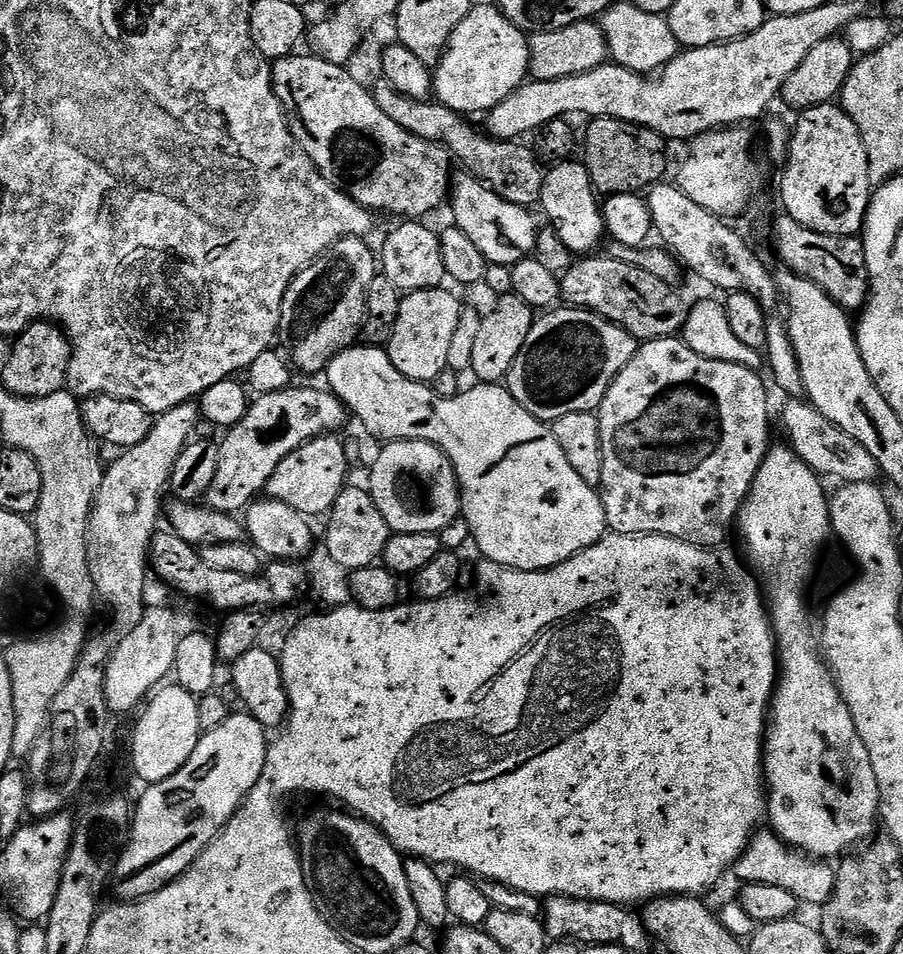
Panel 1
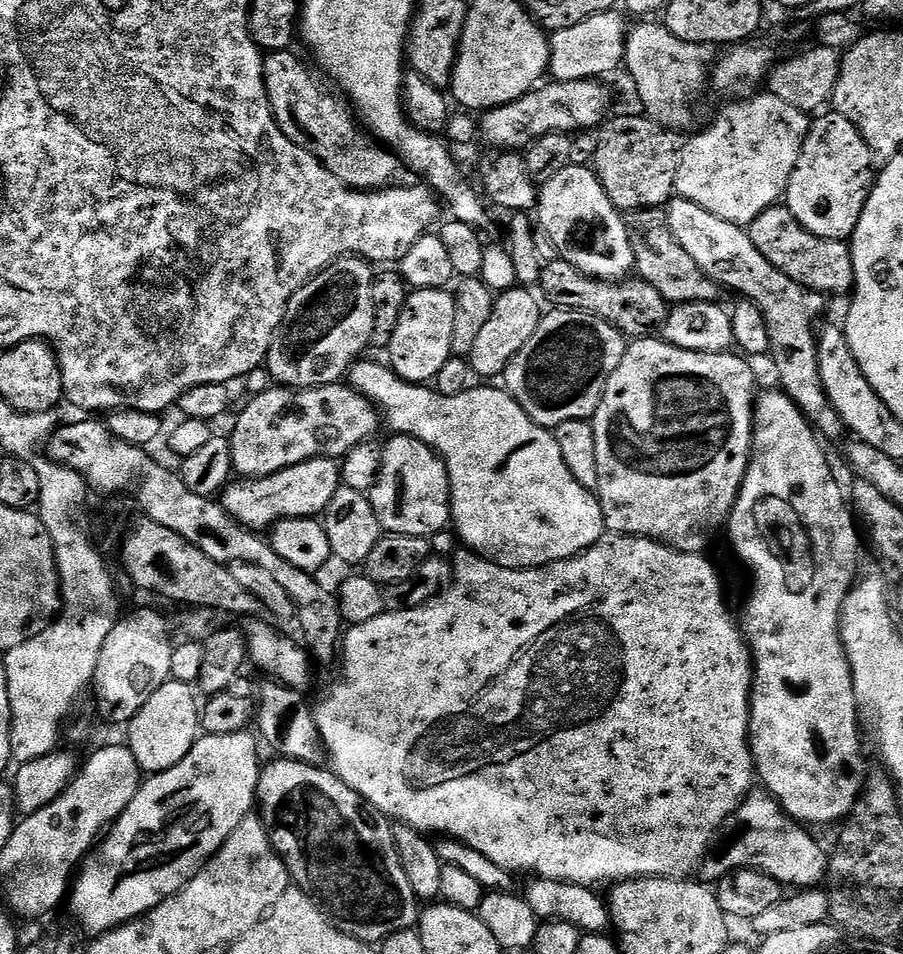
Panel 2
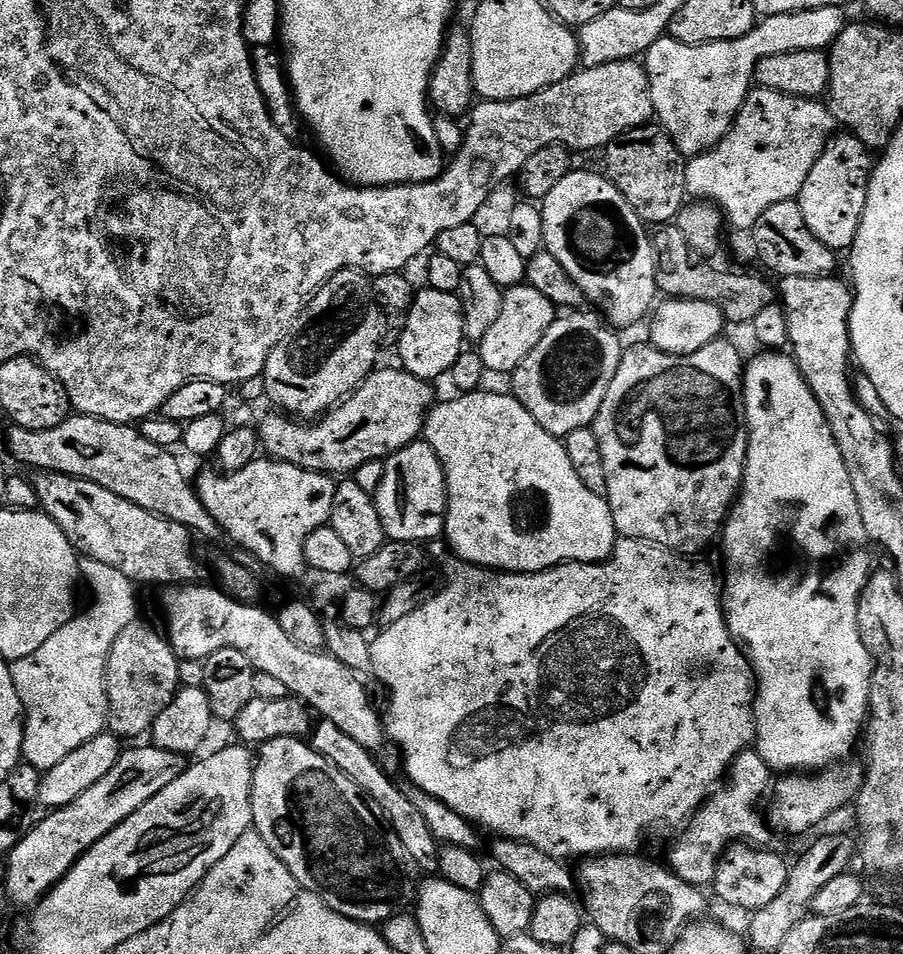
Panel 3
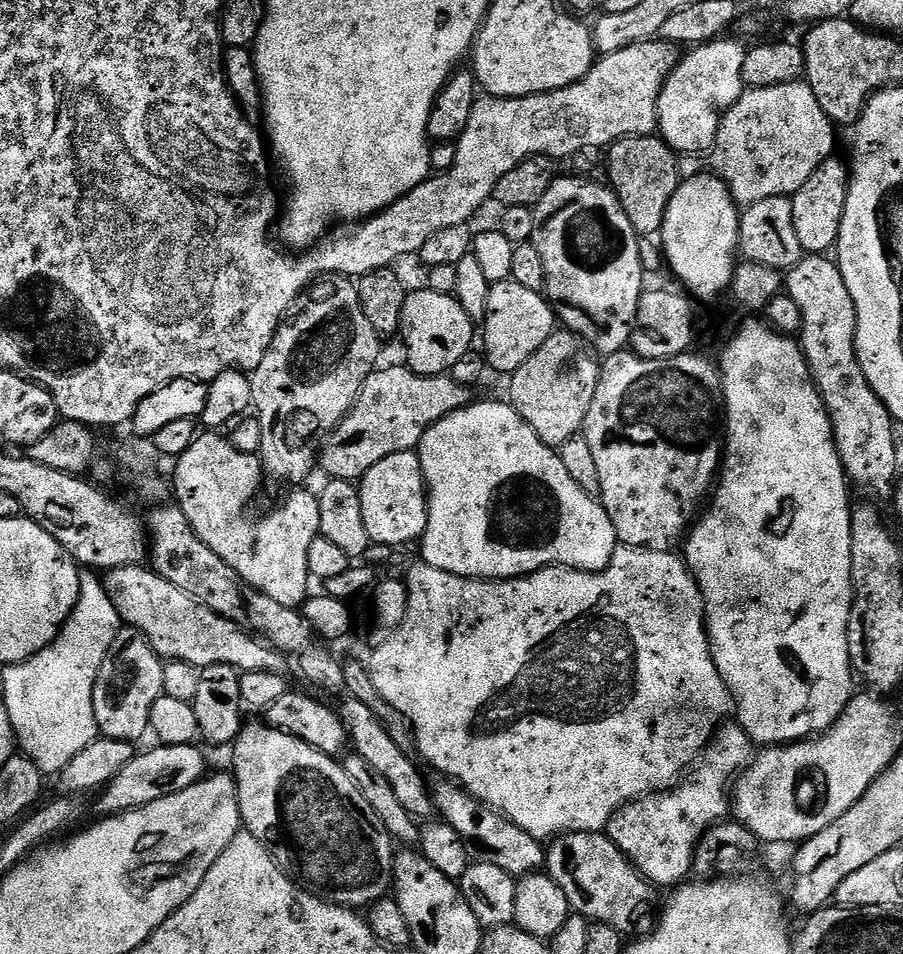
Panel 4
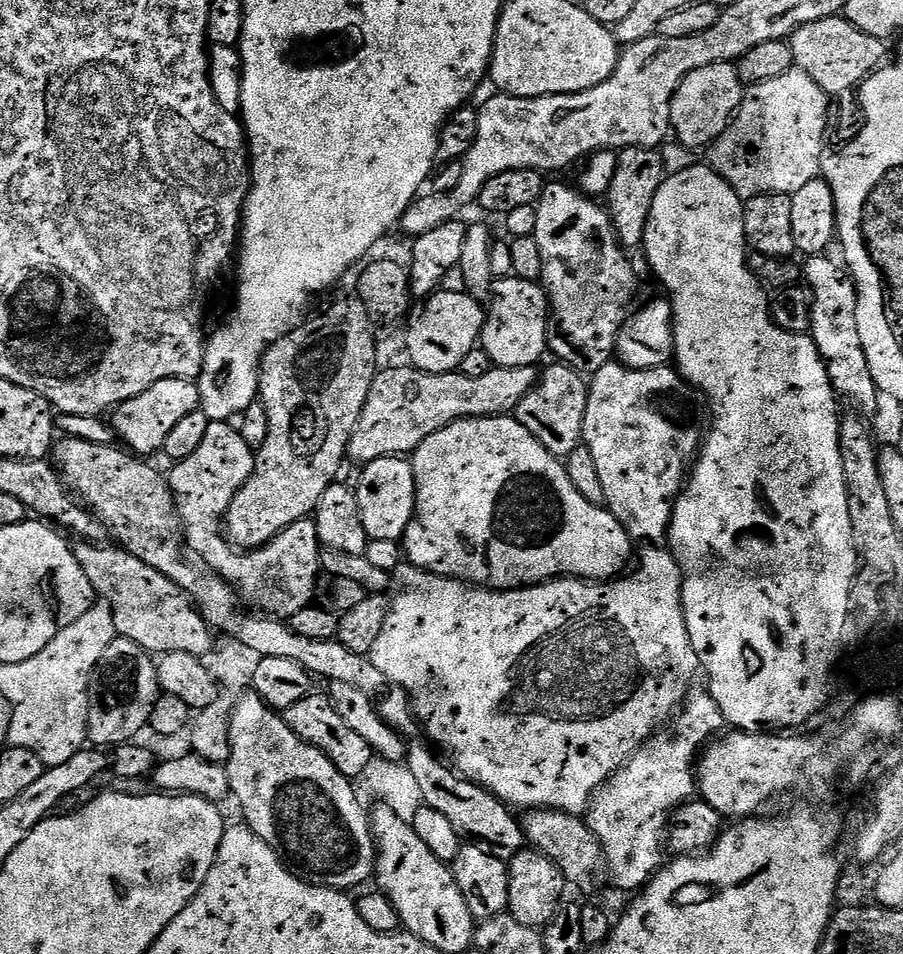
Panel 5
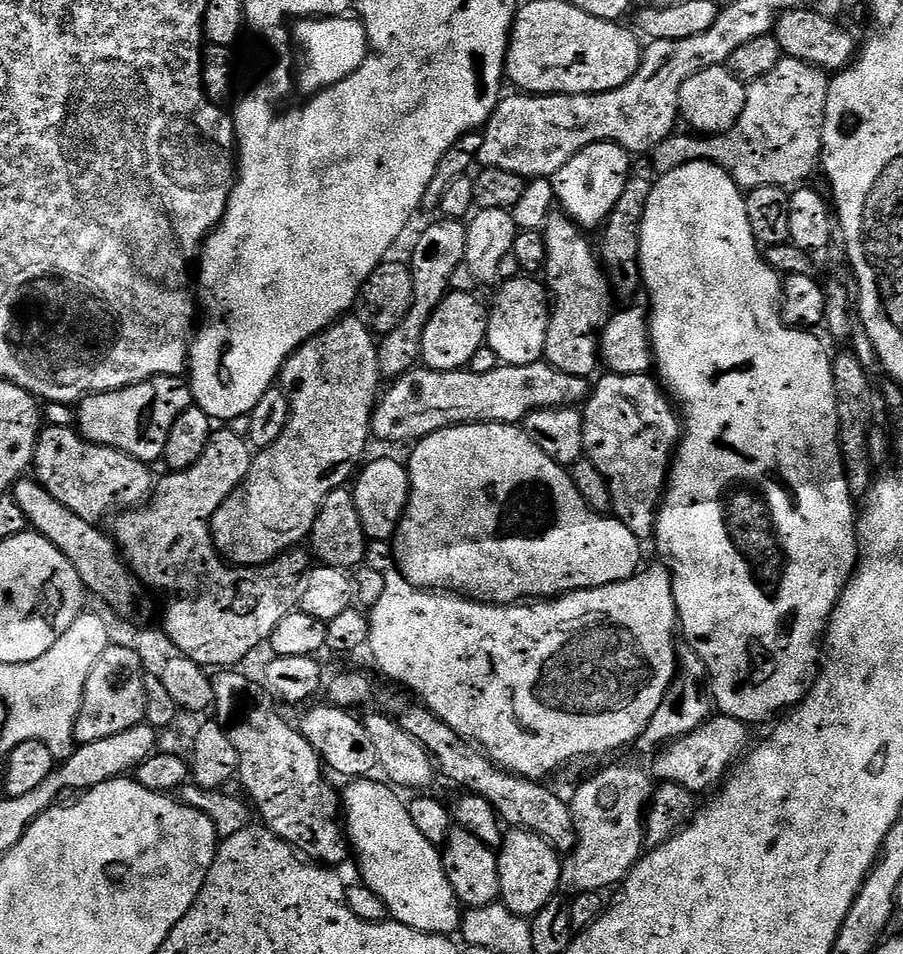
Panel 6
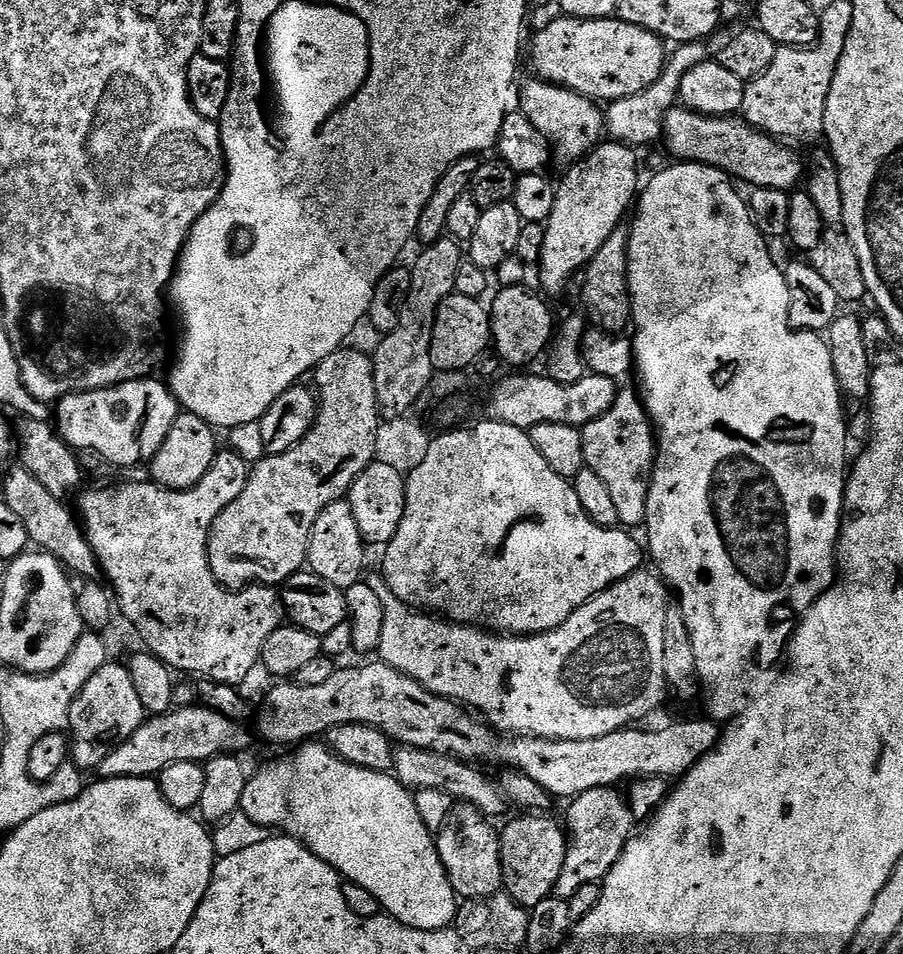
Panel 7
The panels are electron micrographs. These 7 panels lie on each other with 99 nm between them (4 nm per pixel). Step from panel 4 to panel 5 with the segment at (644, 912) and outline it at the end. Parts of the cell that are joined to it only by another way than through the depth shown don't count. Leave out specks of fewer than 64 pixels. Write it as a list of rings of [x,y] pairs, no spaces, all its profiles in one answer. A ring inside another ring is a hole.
[[[549,808],[528,810],[522,816],[524,839],[535,851],[542,853],[563,874],[565,881],[572,884],[588,884],[605,863],[604,848],[592,829],[579,815],[570,812],[558,812]]]

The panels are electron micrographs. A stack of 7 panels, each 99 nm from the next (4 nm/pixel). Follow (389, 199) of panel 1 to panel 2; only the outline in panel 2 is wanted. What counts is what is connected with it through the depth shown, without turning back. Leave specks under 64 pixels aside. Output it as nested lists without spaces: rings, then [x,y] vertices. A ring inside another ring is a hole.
[[[285,50],[264,56],[266,94],[282,134],[318,158],[321,166],[347,188],[375,192],[393,187],[402,173],[400,159],[373,139],[356,119],[353,109],[339,95],[331,96],[320,85],[321,77],[311,67],[308,69],[294,53]]]

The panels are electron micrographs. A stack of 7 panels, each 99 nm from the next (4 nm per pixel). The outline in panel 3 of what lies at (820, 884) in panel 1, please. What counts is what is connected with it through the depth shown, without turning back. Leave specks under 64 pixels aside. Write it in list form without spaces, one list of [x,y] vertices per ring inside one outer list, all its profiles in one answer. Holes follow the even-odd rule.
[[[745,750],[737,754],[726,783],[719,790],[713,791],[712,795],[696,809],[677,835],[681,836],[673,842],[666,862],[671,873],[687,884],[704,886],[711,881],[721,853],[731,844],[751,842],[756,846],[763,845],[761,843],[767,838],[770,828],[761,809],[759,812],[756,807],[763,796],[765,799],[769,795],[773,782],[772,769],[757,752]]]

